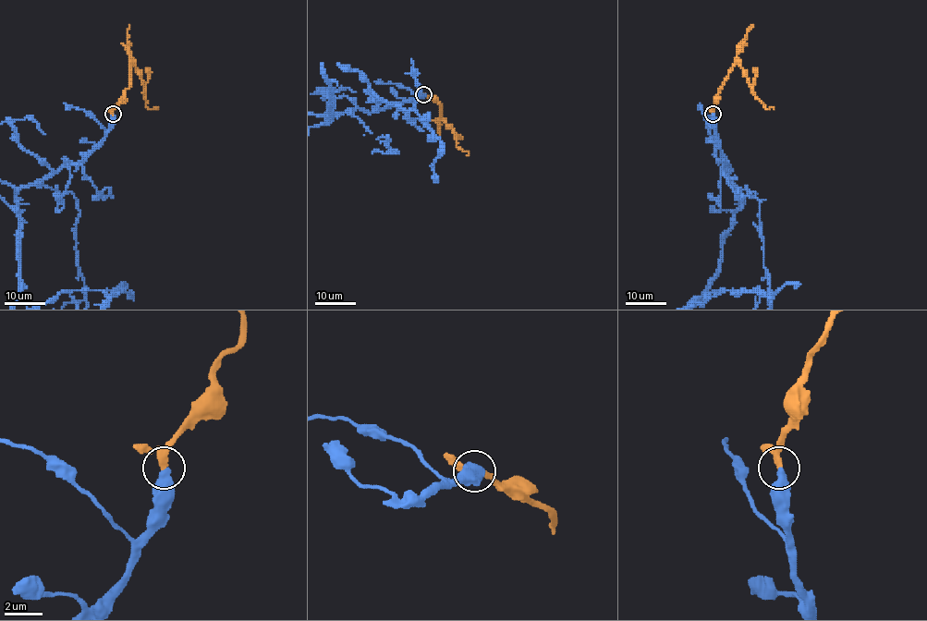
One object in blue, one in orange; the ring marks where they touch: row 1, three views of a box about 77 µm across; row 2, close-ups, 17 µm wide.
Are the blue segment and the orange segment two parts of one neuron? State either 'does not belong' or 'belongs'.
belongs

